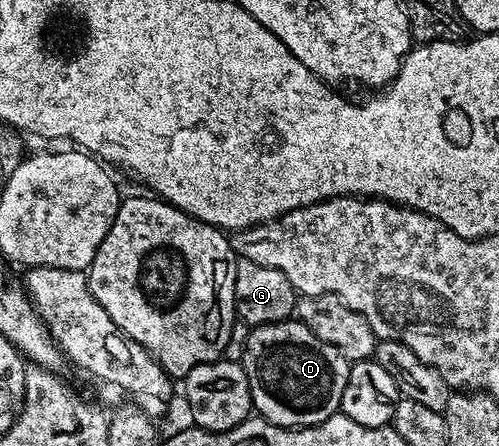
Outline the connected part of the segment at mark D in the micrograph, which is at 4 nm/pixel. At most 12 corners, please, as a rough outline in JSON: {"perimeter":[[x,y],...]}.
{"perimeter":[[289,319],[255,326],[252,408],[295,429],[340,412],[350,363]]}

